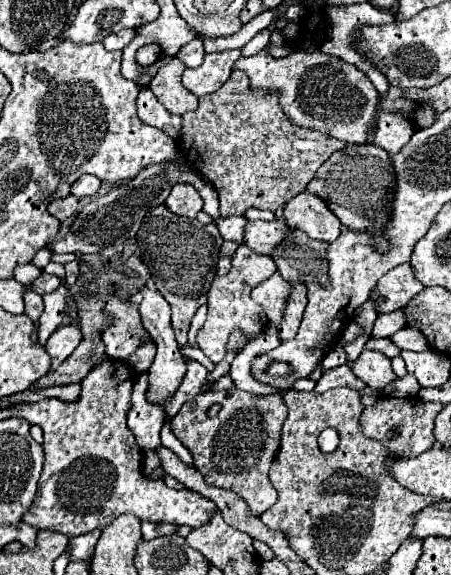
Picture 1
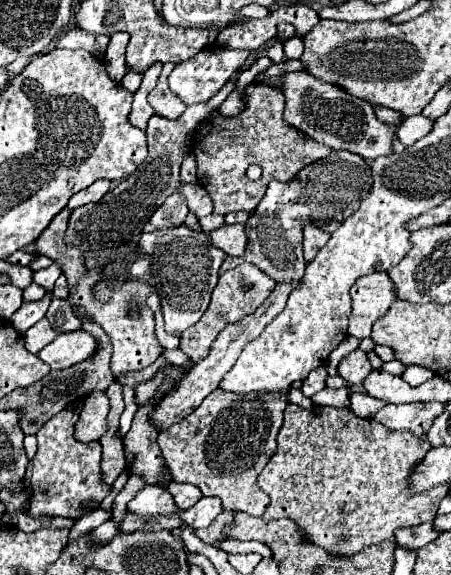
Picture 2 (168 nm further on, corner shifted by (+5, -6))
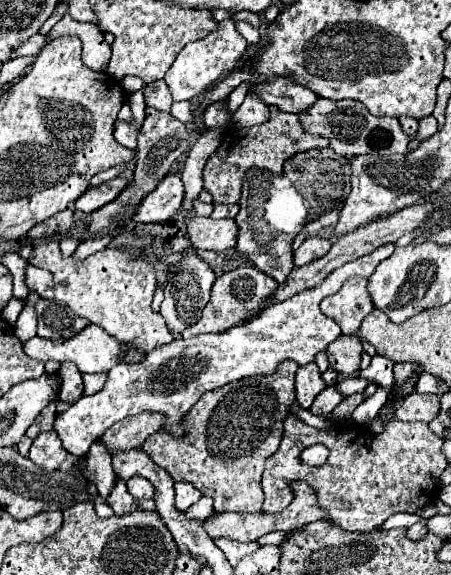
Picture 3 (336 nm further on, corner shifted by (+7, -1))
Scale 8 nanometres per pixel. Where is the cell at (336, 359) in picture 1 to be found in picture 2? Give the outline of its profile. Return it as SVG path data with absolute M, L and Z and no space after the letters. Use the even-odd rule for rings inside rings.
M321 365L317 369L313 369L309 373L309 377L303 381L303 387L301 391L307 395L307 397L313 397L317 391L321 391L325 387L325 379L327 379L327 369Z

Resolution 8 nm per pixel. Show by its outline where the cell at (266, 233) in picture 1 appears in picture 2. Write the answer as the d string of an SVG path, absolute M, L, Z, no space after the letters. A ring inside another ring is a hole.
M225 225L211 233L211 241L227 255L241 257L241 251L245 251L245 225Z

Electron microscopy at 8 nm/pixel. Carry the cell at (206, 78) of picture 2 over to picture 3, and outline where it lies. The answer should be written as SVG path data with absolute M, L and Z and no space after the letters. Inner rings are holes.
M225 18L223 22L219 22L219 26L213 30L213 34L207 34L203 40L195 40L191 44L187 44L179 52L173 66L167 70L167 74L163 78L171 90L173 100L177 100L177 102L193 100L193 98L201 96L207 88L211 88L221 78L221 74L225 76L237 68L237 62L241 60L245 48L247 48L247 42L243 36L237 34L231 18Z

